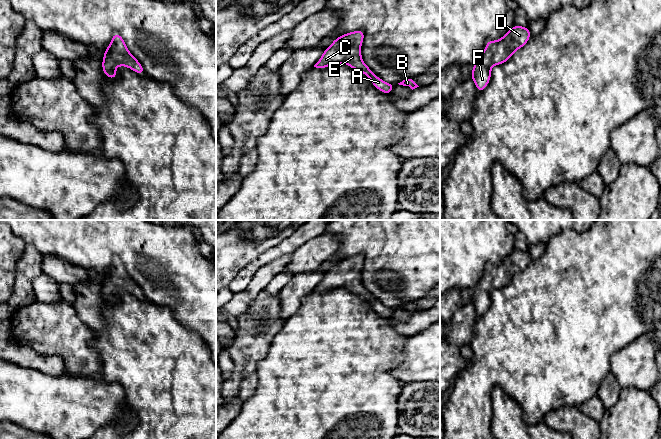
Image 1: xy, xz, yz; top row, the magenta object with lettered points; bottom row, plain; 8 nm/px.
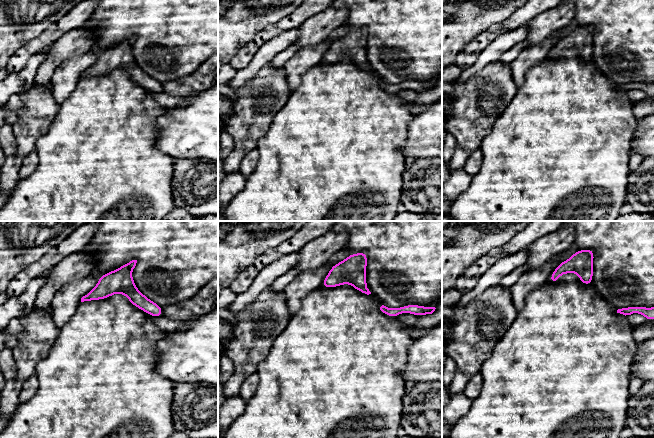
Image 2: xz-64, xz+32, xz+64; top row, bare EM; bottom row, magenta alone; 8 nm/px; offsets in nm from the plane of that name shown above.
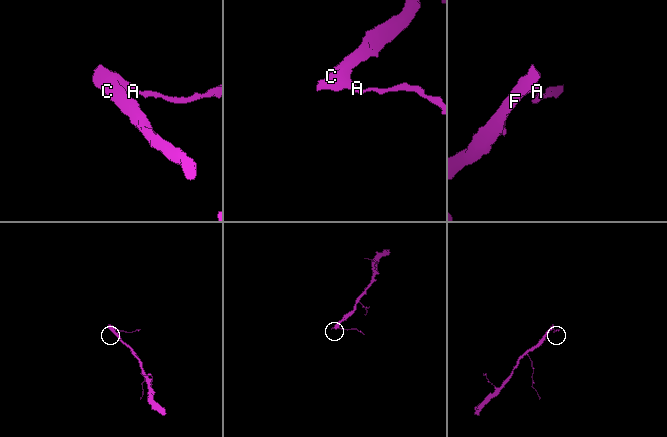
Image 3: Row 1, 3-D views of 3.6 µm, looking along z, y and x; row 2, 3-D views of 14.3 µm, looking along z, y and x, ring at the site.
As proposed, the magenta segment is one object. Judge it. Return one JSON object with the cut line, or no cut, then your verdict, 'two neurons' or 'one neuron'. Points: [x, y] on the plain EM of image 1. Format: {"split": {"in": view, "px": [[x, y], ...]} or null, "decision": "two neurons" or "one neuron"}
{"split": null, "decision": "one neuron"}

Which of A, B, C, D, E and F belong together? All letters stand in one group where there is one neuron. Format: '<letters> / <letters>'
A B C D E F

